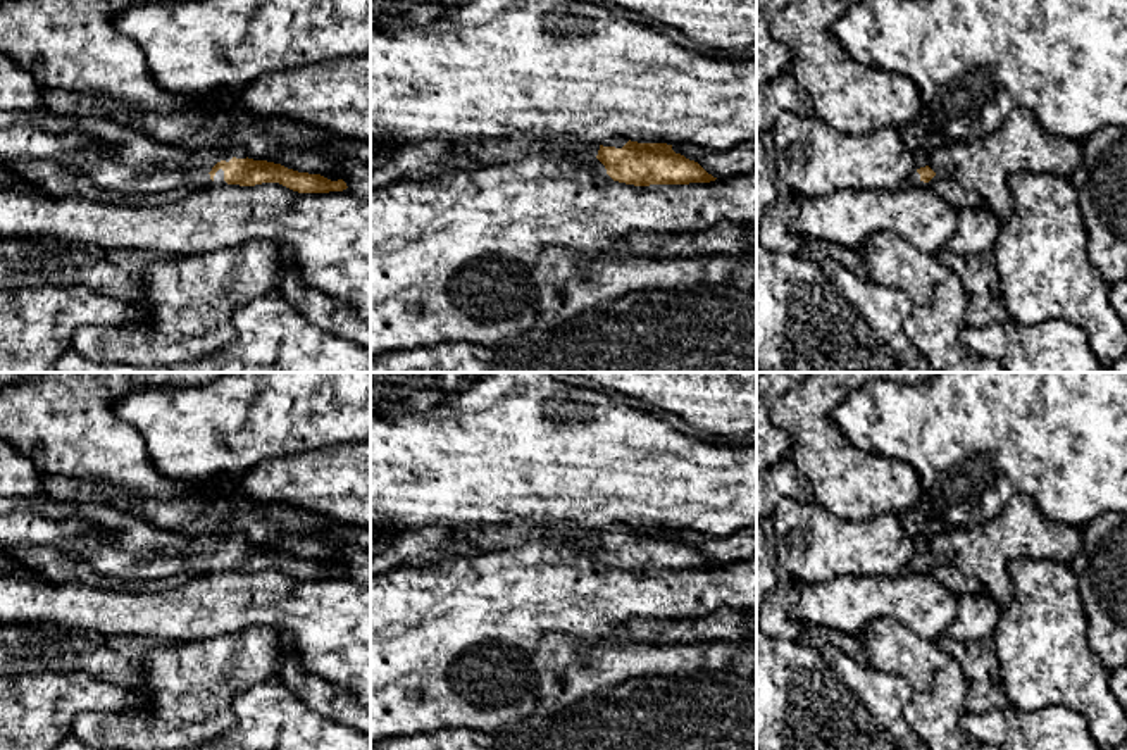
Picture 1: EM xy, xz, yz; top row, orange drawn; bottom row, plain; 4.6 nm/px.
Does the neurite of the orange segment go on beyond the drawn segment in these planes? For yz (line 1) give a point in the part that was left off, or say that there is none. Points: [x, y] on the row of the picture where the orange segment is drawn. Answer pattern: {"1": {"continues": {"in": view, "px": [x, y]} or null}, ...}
{"1": {"continues": {"in": "yz", "px": [921, 159]}}}

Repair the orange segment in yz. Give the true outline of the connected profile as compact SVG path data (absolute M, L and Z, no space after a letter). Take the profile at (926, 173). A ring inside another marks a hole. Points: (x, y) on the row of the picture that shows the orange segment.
M915 148L913 152L913 164L917 167L917 172L920 174L920 181L929 183L936 172L927 166L929 164L929 153L922 148Z

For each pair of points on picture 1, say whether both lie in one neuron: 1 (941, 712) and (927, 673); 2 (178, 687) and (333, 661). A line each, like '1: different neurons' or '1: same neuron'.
1: same neuron
2: different neurons

